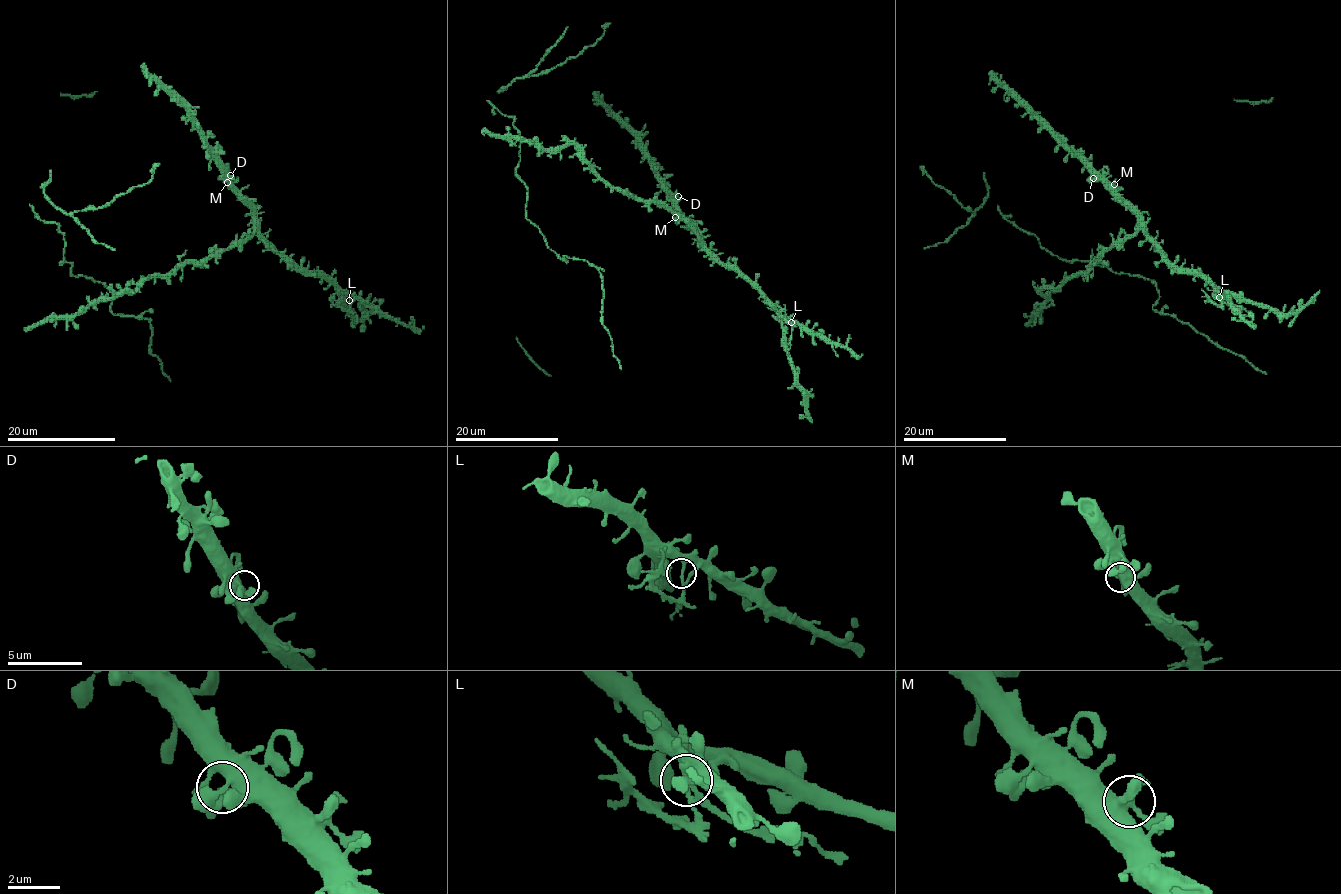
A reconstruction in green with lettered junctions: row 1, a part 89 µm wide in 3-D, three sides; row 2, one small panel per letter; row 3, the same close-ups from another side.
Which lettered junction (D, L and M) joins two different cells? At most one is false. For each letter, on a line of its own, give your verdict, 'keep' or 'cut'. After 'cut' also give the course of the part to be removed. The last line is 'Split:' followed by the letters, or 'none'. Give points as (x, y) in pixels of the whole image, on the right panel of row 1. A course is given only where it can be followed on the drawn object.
D: keep
L: cut | (1220, 296), (1221, 304), (1216, 306), (1202, 289)
M: keep
Split: L

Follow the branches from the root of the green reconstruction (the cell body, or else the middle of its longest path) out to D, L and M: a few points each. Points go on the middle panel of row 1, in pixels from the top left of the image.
D: (578, 149), (578, 155), (608, 183), (643, 200), (665, 204), (701, 241), (685, 221), (678, 196)
L: (578, 149), (578, 155), (612, 186), (669, 206), (710, 252), (732, 266), (791, 323)
M: (578, 149), (578, 155), (608, 183), (643, 200), (665, 204), (701, 241), (684, 221), (675, 217)

